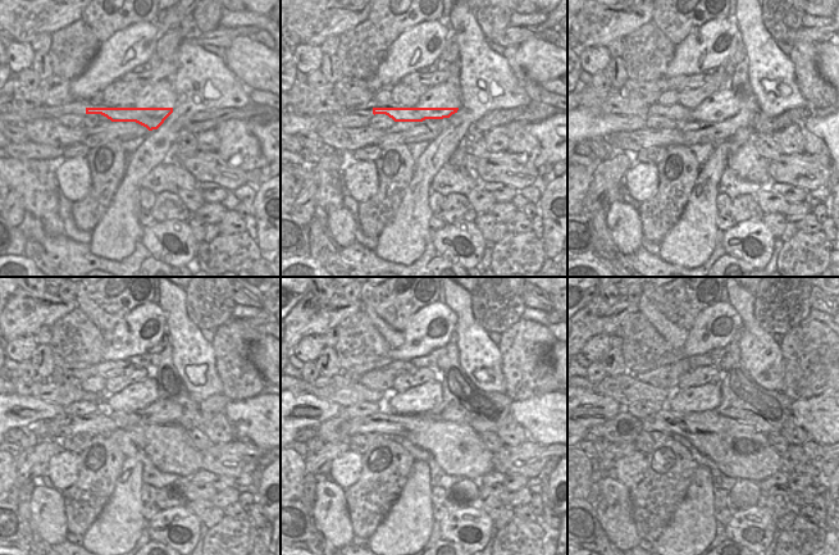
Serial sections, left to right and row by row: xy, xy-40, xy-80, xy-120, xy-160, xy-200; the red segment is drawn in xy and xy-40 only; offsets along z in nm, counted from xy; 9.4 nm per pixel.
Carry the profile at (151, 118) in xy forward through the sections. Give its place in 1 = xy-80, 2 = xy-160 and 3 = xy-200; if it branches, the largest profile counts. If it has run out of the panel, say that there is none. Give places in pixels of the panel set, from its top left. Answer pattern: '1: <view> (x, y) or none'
1: xy-80 (682, 114)
2: xy-160 (395, 403)
3: xy-200 (684, 404)

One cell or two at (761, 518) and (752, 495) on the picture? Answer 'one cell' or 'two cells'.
two cells

